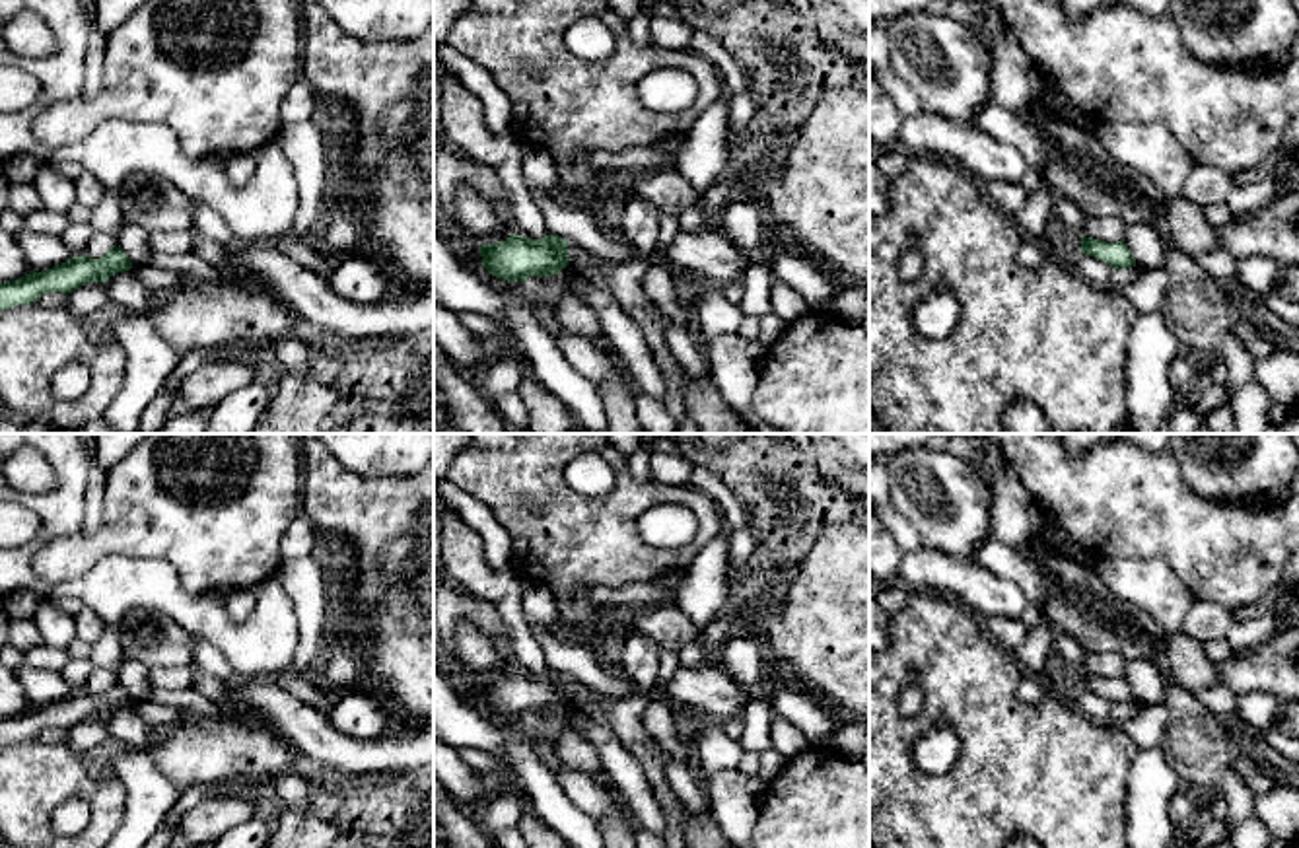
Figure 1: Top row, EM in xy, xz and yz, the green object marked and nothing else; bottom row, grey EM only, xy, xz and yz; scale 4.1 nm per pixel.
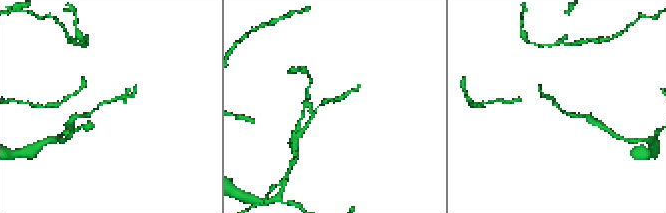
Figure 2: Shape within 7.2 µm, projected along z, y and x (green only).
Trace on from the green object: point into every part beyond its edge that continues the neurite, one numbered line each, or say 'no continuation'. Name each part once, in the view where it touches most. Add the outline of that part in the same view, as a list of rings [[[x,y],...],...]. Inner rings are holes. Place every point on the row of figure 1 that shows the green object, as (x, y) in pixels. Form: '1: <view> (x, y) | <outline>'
no continuation

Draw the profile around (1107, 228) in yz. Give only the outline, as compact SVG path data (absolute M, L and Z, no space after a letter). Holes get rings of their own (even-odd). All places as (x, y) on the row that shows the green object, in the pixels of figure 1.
M1114 216L1089 218L1081 235L1101 239L1106 243L1124 241L1126 239L1126 224Z

